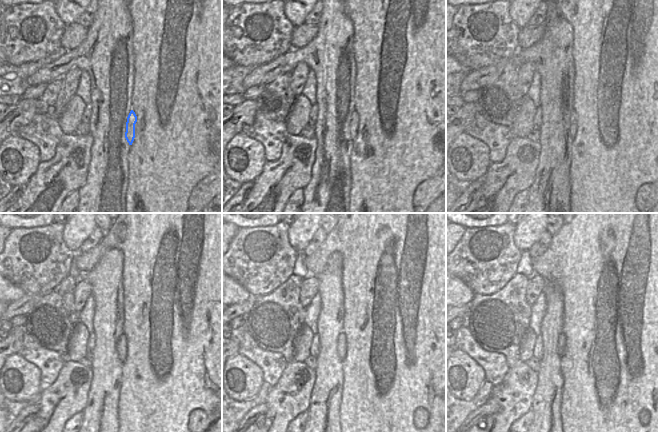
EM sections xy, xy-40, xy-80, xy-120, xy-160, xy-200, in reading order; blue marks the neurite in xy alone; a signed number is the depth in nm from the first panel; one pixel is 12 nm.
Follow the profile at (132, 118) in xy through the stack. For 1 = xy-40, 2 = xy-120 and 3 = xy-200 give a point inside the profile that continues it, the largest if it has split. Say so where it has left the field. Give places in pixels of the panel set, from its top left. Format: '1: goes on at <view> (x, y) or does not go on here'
1: goes on at xy-40 (353, 126)
2: goes on at xy-120 (121, 345)
3: goes on at xy-200 (561, 346)

